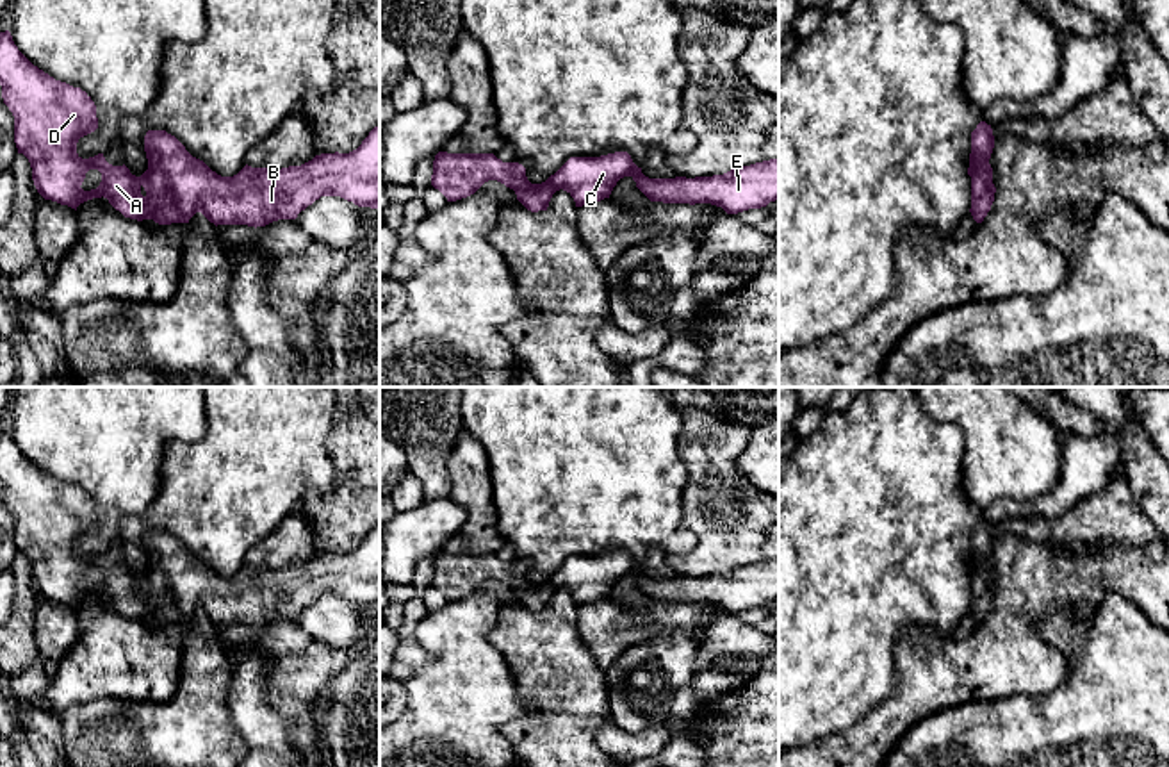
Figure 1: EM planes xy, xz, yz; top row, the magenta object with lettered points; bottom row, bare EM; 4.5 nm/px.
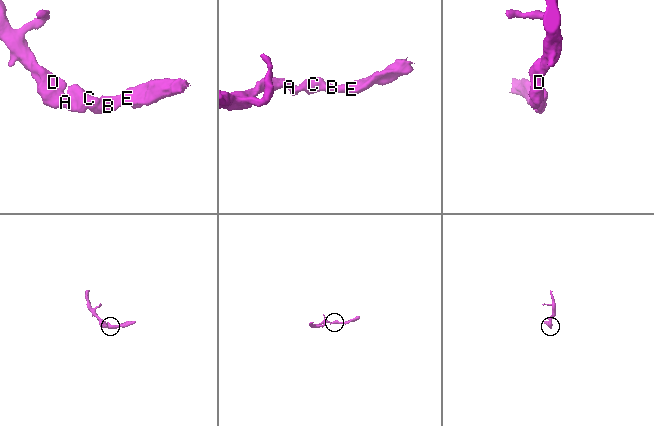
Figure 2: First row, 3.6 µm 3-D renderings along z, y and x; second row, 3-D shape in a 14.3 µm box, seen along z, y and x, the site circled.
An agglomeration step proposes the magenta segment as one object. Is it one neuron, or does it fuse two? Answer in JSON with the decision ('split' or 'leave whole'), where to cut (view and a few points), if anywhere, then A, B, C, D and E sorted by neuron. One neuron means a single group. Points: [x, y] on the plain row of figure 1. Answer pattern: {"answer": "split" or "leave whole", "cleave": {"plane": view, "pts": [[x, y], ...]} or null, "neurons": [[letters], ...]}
{"answer": "leave whole", "cleave": null, "neurons": [["A", "B", "C", "D", "E"]]}

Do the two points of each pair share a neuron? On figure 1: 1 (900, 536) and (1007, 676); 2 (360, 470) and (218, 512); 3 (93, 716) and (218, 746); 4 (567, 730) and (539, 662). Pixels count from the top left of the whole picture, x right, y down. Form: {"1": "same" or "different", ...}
{"1": "different", "2": "different", "3": "same", "4": "same"}

